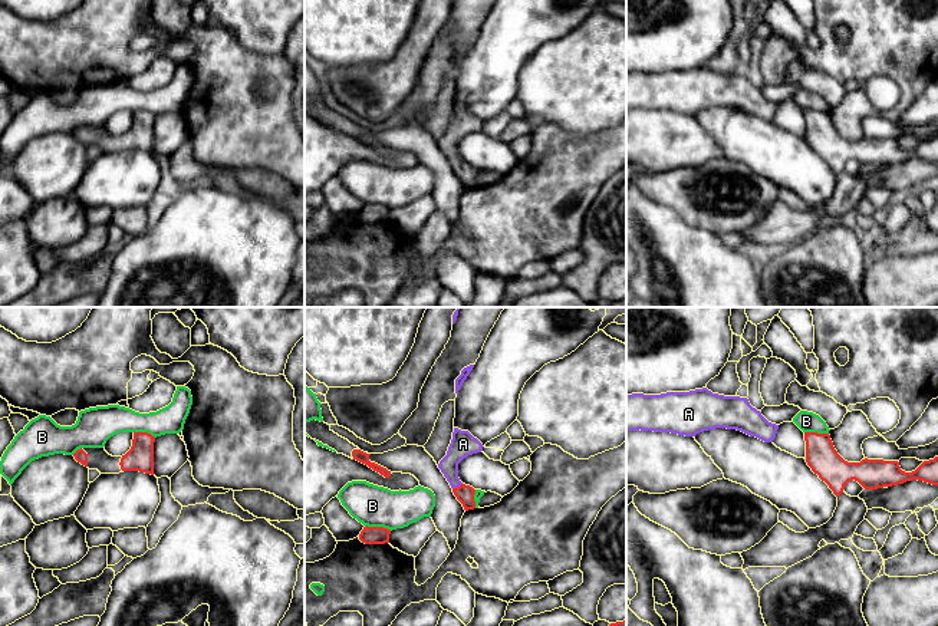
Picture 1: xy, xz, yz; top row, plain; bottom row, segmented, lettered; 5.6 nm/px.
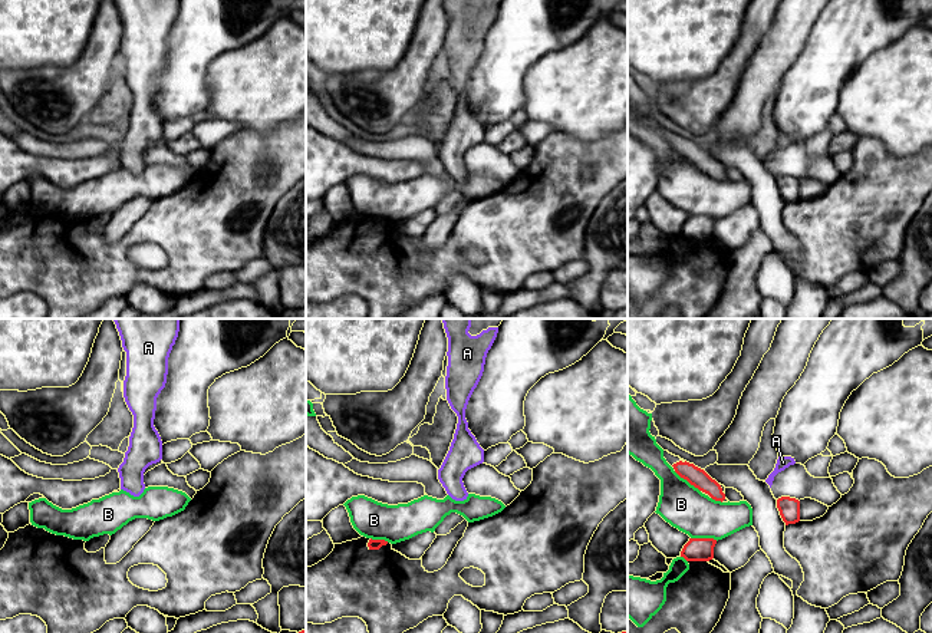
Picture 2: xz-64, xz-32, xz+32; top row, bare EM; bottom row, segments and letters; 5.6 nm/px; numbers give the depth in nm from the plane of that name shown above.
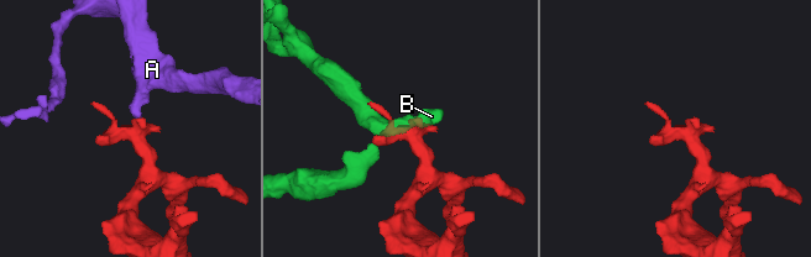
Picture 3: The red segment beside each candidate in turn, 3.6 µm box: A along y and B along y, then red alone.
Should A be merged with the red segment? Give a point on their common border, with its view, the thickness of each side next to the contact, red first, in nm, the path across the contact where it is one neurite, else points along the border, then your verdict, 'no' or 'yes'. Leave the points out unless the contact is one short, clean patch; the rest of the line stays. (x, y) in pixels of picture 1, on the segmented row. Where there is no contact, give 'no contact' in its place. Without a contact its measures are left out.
xz (458, 487) | 100/140 nm | yes

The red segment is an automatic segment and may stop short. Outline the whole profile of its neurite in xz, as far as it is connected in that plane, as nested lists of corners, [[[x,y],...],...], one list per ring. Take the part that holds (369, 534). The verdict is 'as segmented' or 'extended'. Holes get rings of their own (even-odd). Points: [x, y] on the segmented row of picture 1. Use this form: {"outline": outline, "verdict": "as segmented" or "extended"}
{"outline": [[[363,527],[359,540],[365,544],[385,544],[389,543],[391,530],[384,527]]], "verdict": "as segmented"}

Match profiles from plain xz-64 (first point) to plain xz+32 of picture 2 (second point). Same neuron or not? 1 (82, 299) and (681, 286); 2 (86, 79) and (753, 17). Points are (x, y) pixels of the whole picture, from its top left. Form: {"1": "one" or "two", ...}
{"1": "one", "2": "one"}

